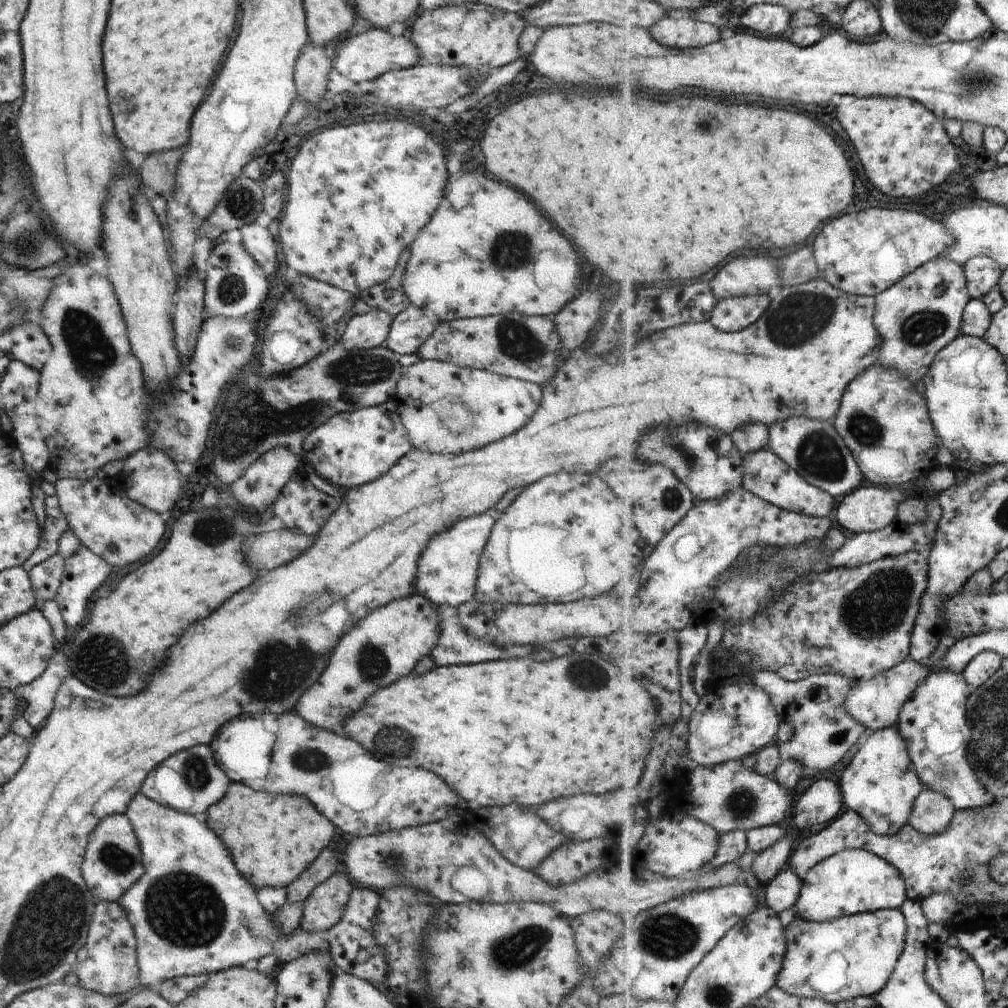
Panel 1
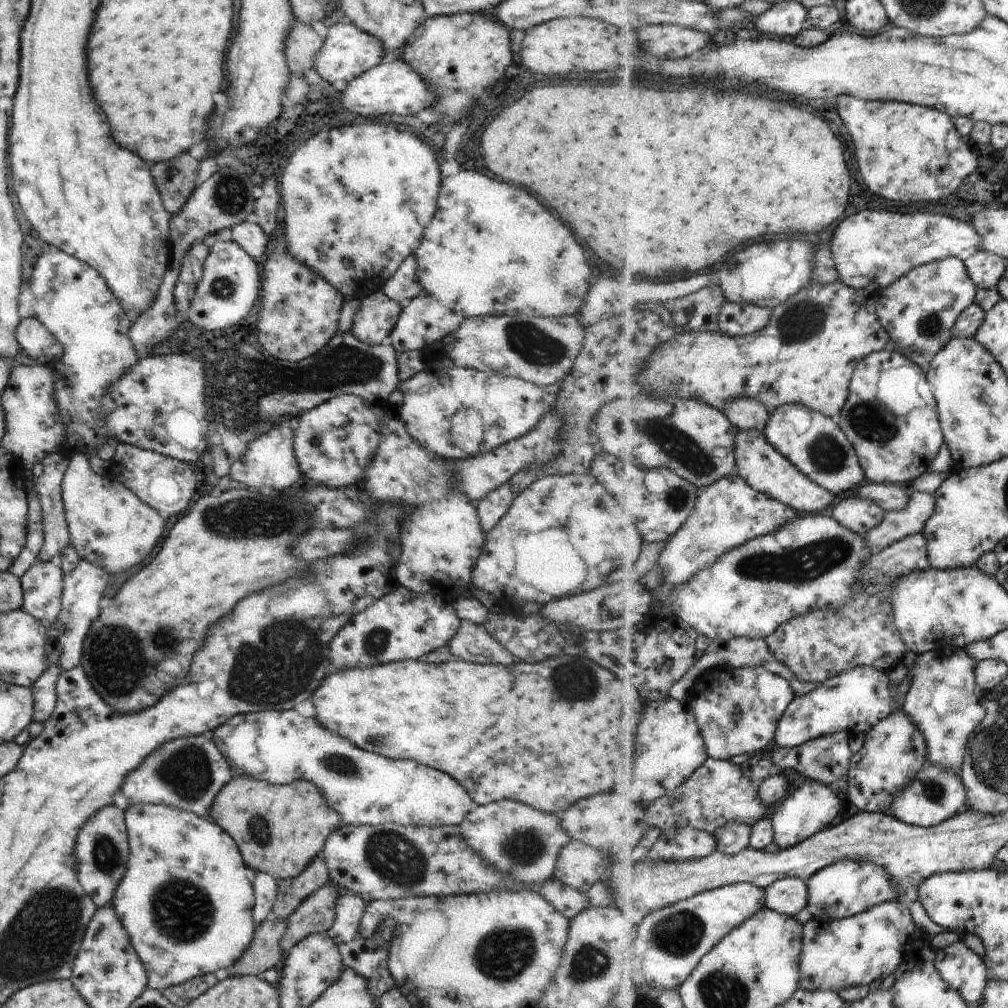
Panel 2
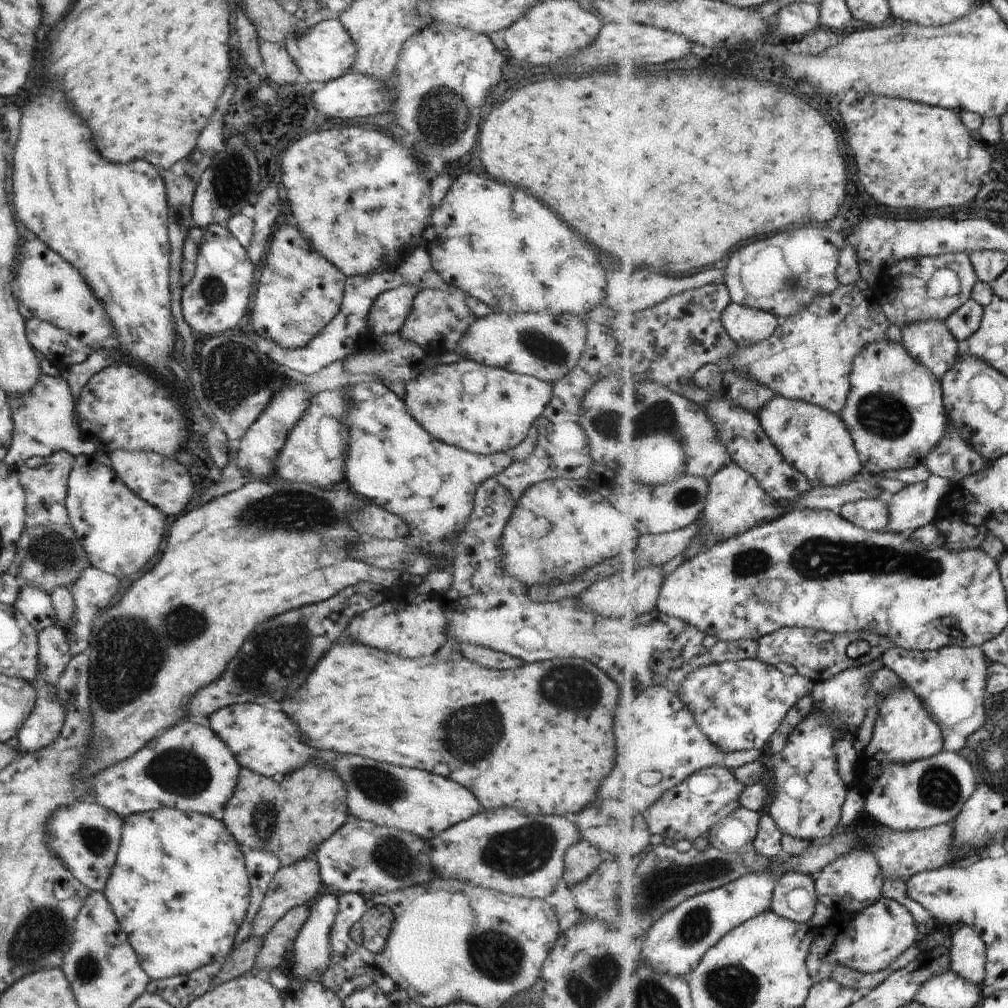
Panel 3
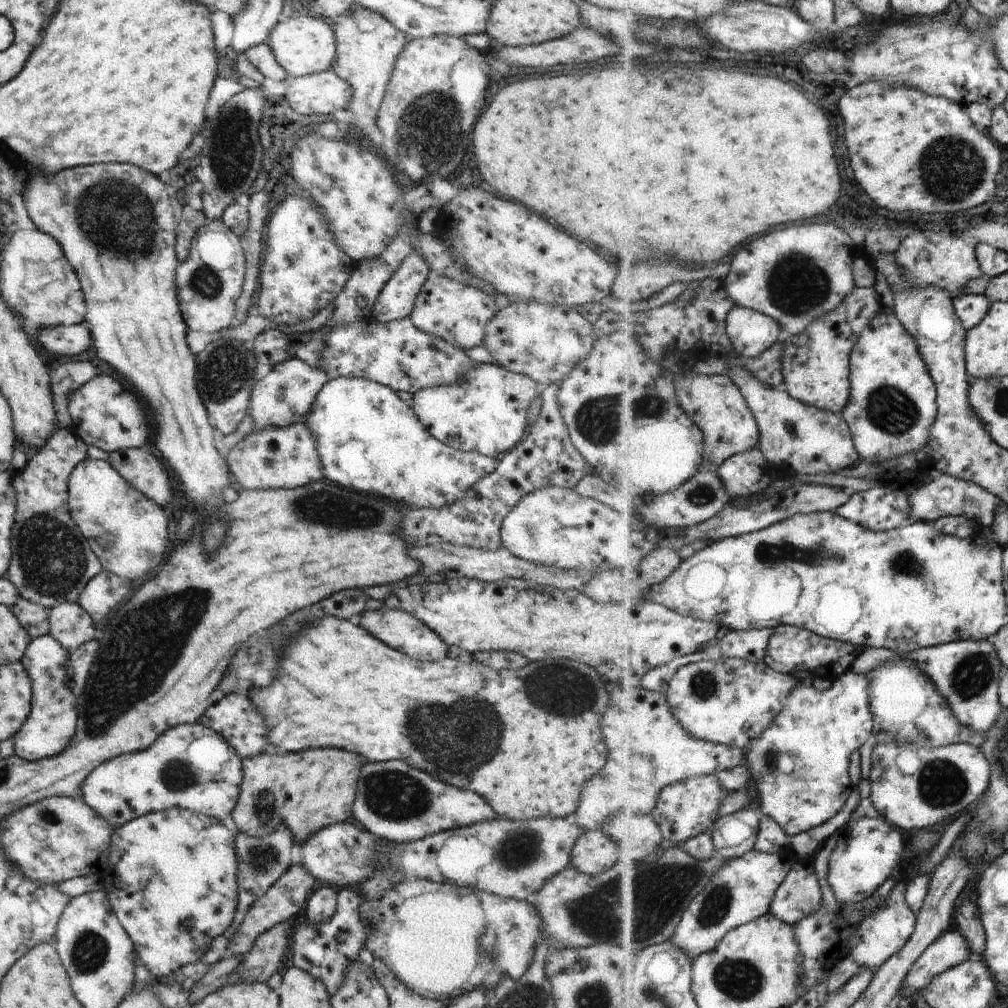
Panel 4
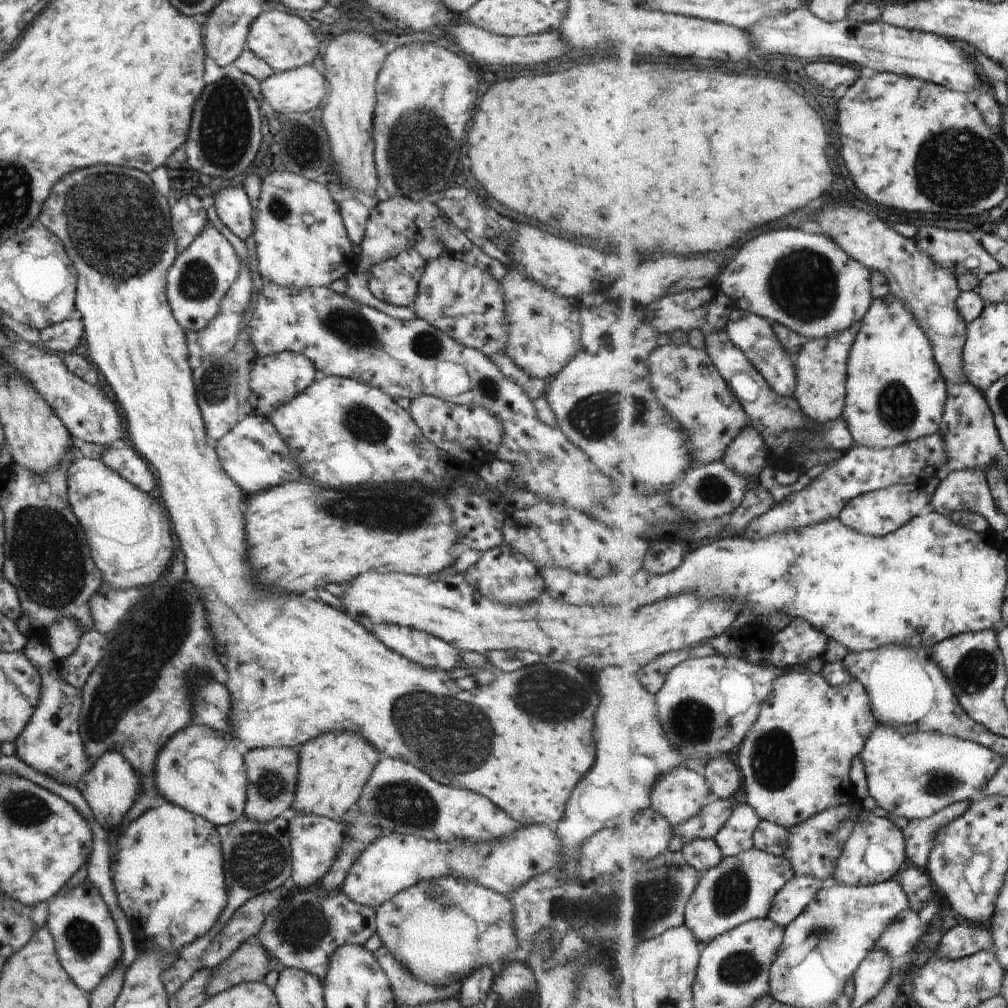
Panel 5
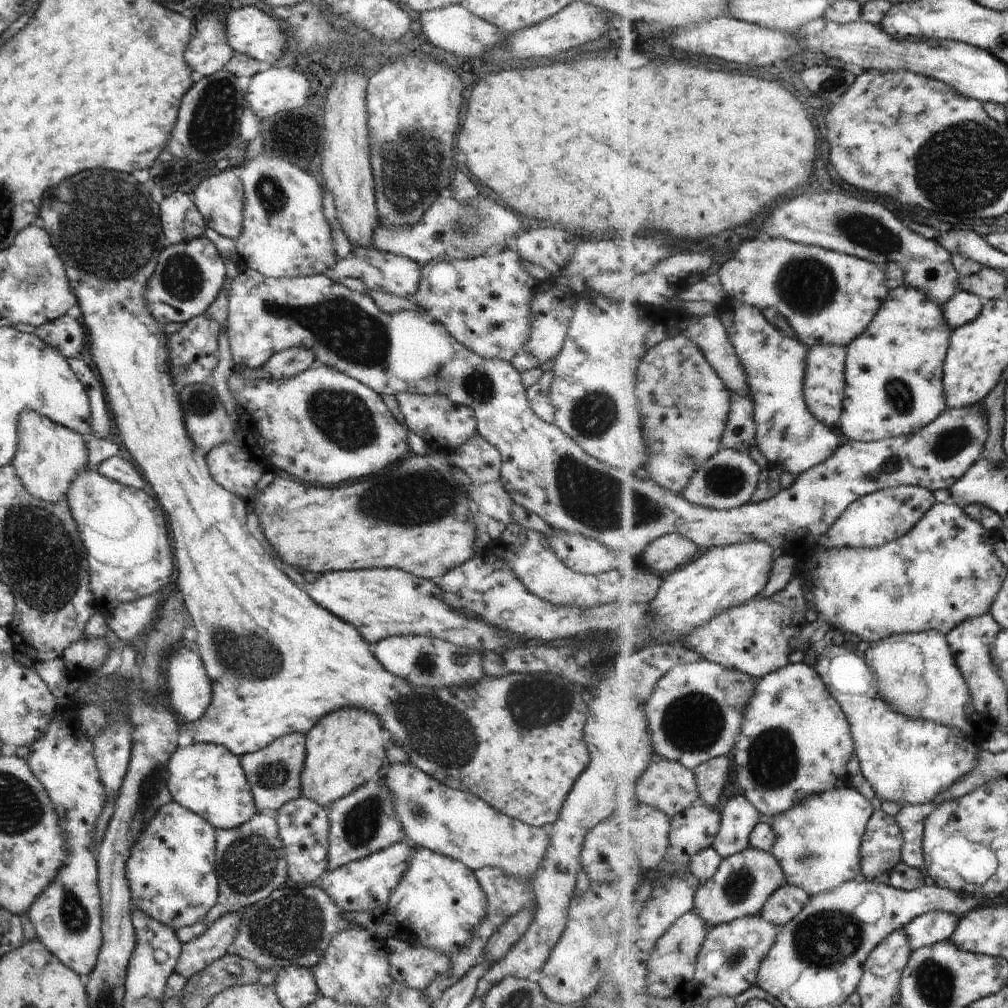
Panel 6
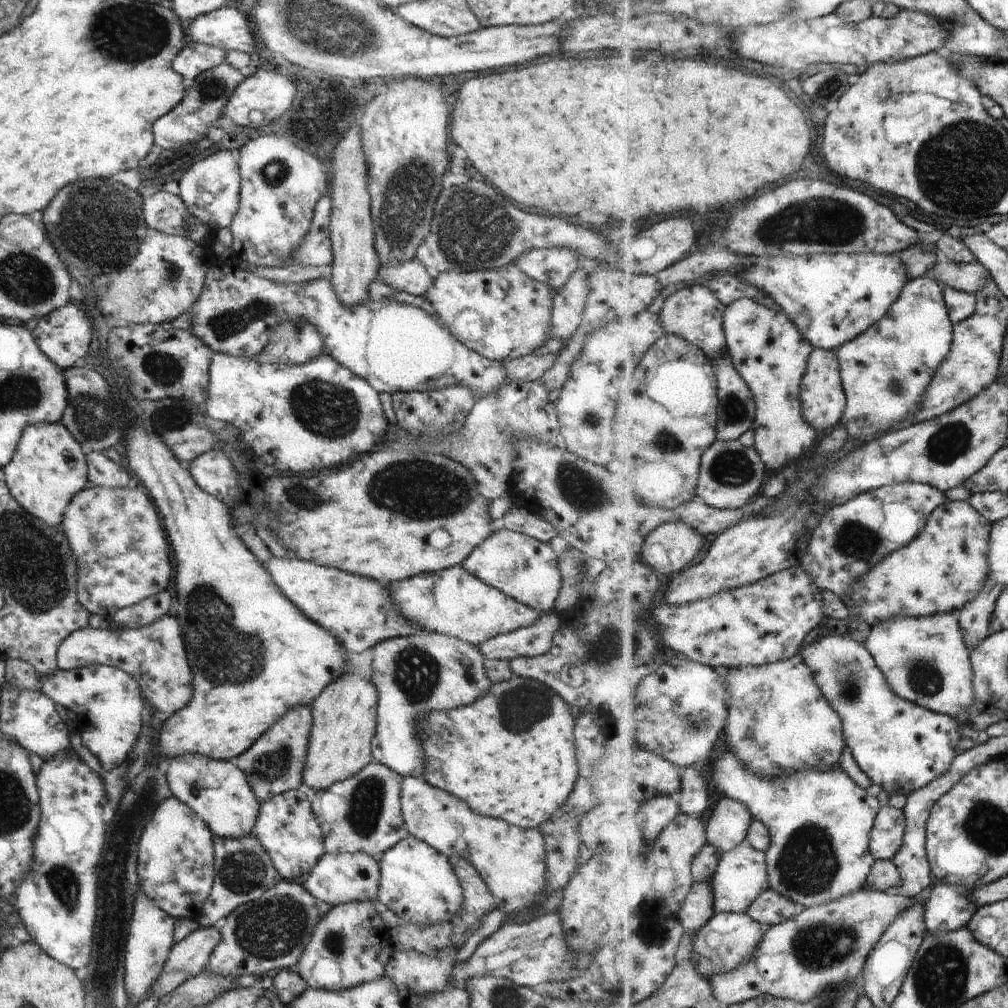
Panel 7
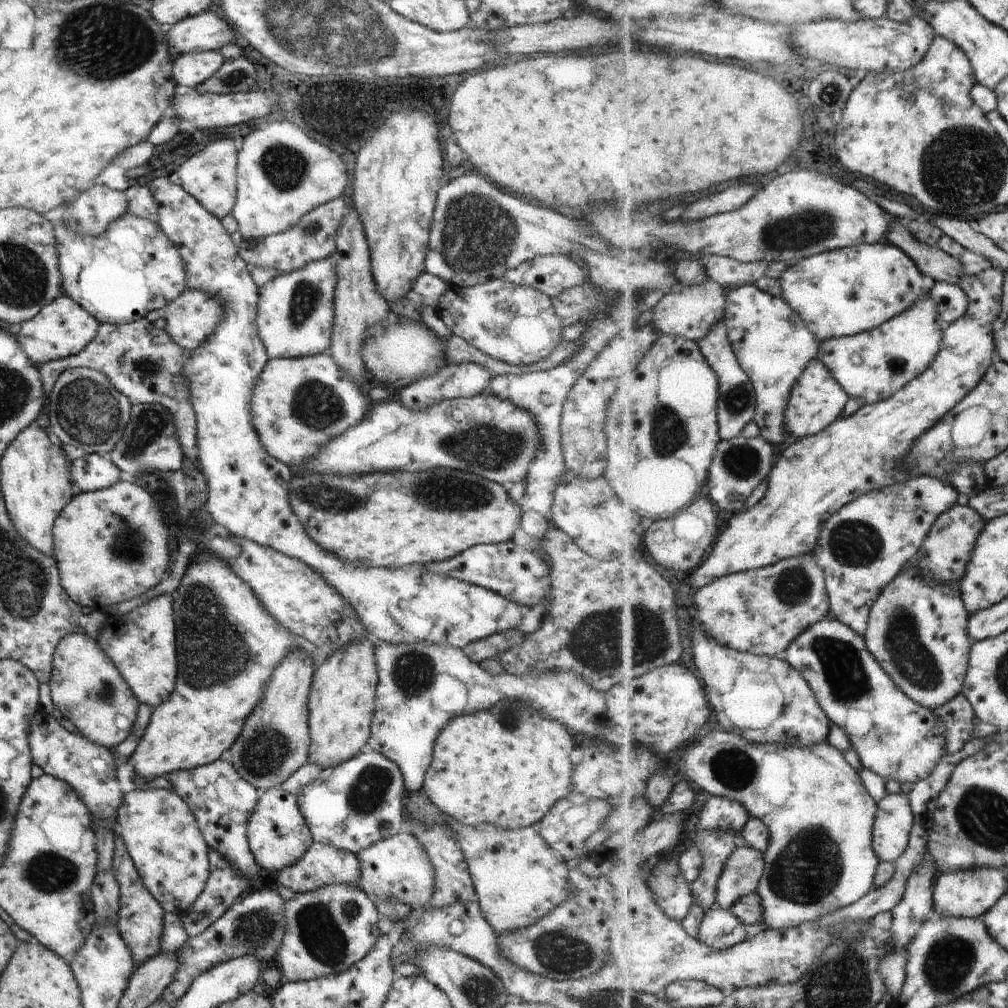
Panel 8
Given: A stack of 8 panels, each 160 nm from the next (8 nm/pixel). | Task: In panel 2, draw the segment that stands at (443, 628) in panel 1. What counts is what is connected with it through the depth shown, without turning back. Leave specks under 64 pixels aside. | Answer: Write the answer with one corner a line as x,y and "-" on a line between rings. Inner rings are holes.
462,619
446,648
455,659
478,664
514,664
520,662
508,652
484,625

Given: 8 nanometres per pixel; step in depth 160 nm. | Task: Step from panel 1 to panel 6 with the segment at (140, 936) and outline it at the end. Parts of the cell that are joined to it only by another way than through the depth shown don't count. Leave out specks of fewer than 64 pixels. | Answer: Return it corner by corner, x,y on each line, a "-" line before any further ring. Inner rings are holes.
178,802
162,806
134,844
126,864
133,907
172,930
192,926
208,914
218,899
216,831
212,824

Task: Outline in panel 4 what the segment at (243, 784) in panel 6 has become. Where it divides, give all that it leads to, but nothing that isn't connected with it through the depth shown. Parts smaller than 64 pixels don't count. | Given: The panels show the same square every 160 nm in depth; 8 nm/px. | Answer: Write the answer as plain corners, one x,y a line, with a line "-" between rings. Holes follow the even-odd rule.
186,723
165,730
146,750
123,754
99,764
83,780
81,789
84,802
104,817
114,830
136,817
172,807
222,821
231,815
236,806
242,779
243,766
234,747
229,746
227,740
216,731
210,734
210,728
202,723
-
206,738
212,744
224,744
224,756
228,756
228,760
220,764
218,772
200,770
190,762
188,746

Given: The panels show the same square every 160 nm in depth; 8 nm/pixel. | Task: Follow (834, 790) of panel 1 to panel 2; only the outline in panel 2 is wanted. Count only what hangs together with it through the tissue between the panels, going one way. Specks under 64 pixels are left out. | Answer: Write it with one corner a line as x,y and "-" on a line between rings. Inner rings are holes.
807,779
804,785
775,810
772,817
775,823
775,842
782,849
791,849
810,839
817,832
823,831
826,826
834,824
834,820
842,814
842,810
844,802
832,790
831,785
826,786
823,782

